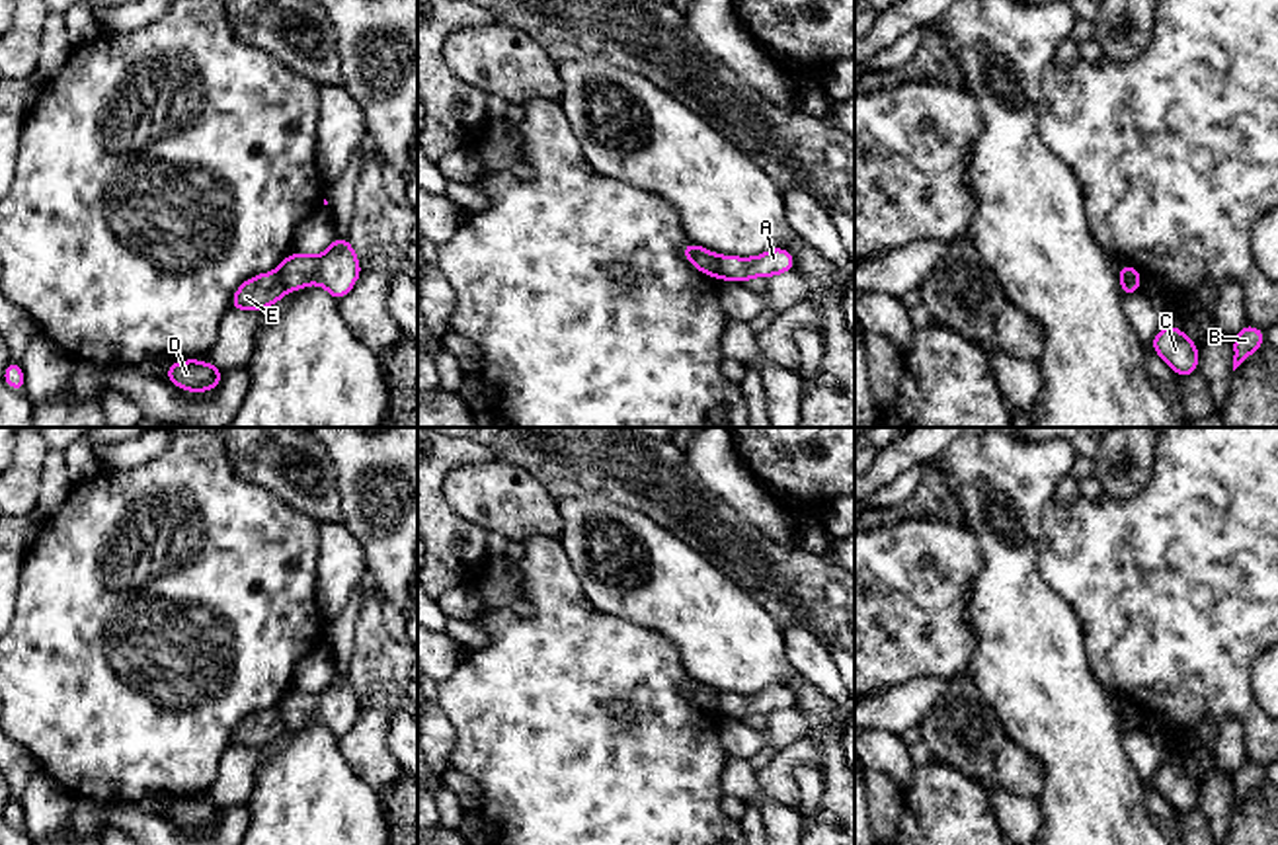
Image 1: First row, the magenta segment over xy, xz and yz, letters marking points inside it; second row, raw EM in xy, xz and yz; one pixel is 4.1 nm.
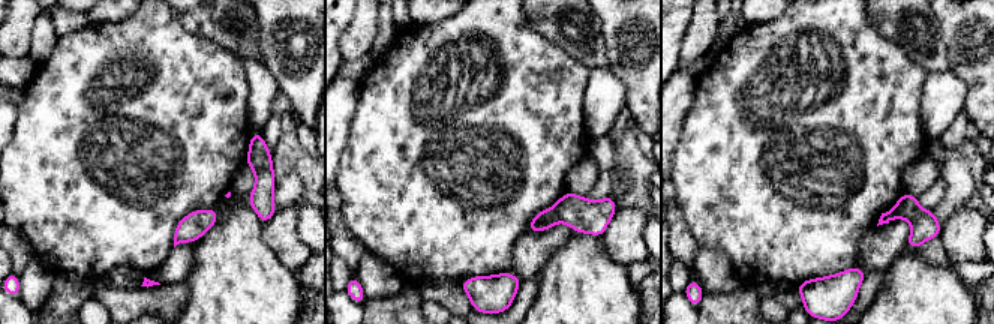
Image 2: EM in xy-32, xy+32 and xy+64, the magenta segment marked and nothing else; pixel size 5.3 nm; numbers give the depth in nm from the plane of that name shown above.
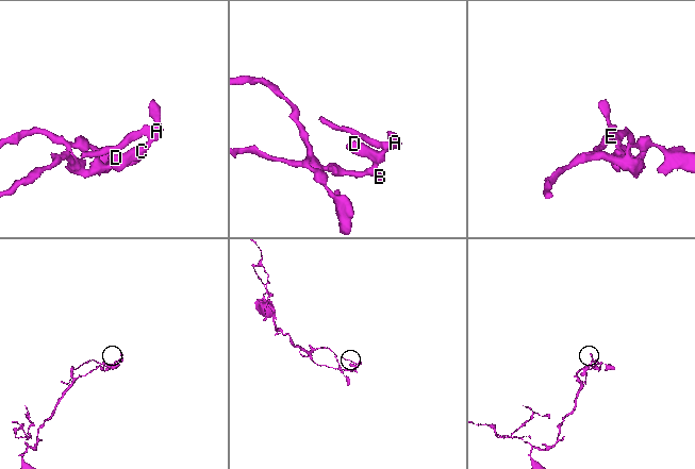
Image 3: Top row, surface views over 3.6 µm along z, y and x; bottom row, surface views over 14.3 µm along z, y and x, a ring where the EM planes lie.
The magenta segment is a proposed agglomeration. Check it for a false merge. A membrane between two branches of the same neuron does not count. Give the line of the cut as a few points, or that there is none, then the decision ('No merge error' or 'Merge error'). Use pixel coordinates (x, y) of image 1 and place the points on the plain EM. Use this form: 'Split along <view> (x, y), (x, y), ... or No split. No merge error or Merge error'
Split along xz (720, 693), (717, 715). Merge error

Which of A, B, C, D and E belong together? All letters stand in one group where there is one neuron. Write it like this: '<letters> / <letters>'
A B C D / E

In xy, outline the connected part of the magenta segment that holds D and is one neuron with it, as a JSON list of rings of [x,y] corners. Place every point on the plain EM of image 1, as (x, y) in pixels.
[[[189,796],[189,798],[172,798],[164,816],[187,829],[207,829],[217,827],[222,810],[224,806],[219,806],[211,800],[205,800],[201,796]]]

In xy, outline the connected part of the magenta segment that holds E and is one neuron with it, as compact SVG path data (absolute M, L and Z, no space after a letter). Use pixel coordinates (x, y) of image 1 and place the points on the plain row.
M279 706L254 712L234 728L230 747L263 747L281 738L285 730L287 722Z

